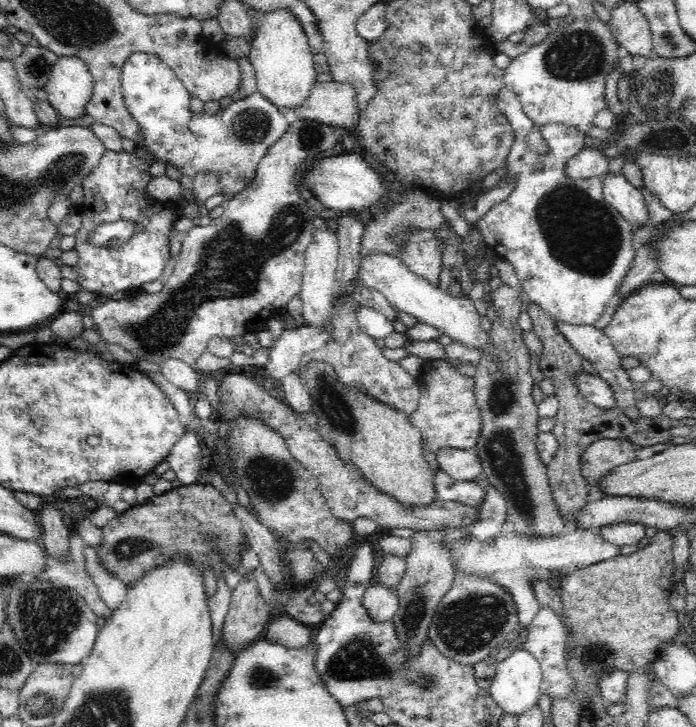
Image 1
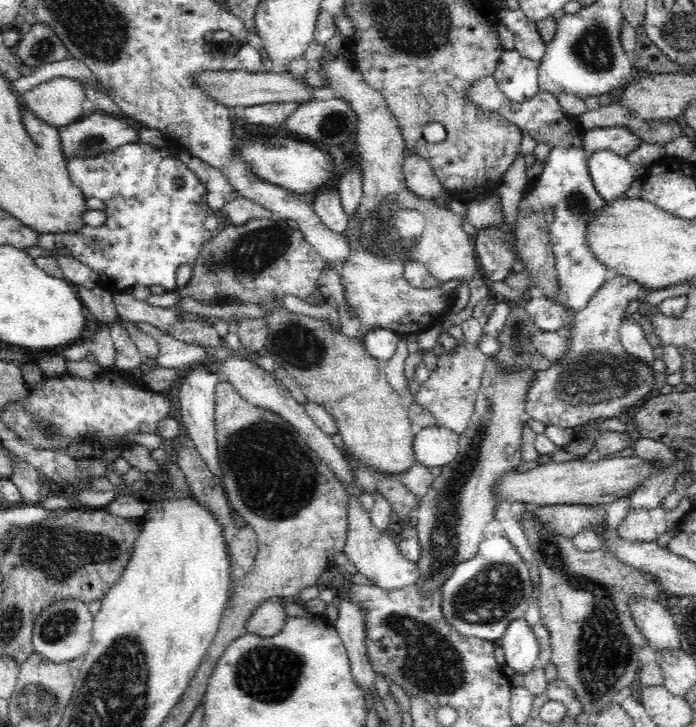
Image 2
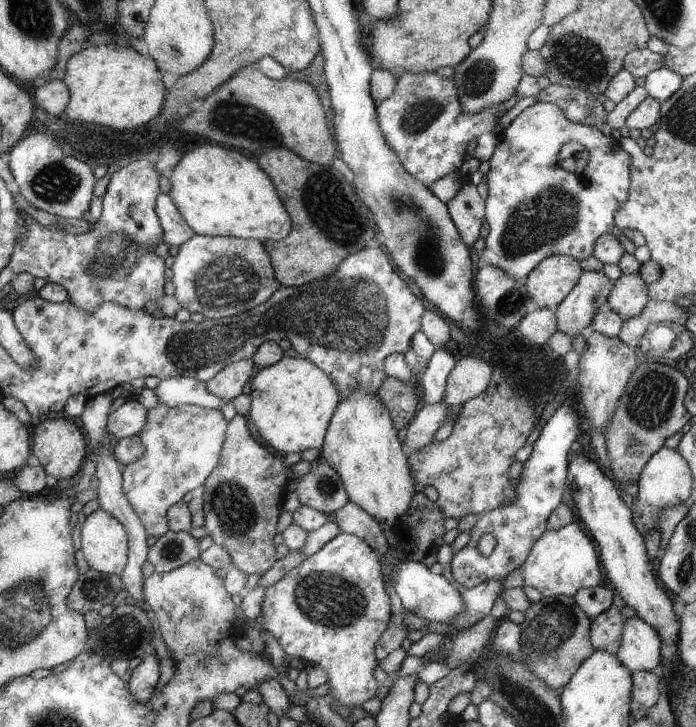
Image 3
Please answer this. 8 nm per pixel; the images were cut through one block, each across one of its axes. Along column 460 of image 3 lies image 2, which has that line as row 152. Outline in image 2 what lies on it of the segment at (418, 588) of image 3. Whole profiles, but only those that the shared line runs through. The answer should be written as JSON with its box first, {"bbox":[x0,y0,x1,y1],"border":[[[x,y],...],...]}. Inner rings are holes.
{"bbox":[588,150,636,200],"border":[[[598,150],[588,158],[588,172],[596,192],[606,200],[624,198],[636,180],[636,166],[612,150]]]}

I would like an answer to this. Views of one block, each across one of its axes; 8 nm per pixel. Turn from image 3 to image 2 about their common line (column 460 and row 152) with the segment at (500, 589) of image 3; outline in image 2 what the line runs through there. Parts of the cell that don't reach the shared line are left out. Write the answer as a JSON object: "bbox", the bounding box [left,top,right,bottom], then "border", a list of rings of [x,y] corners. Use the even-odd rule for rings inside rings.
{"bbox":[582,126,644,158],"border":[[[620,126],[620,128],[594,128],[594,130],[586,130],[586,134],[582,136],[582,150],[584,150],[586,158],[596,154],[598,150],[612,150],[614,154],[626,158],[642,142],[644,140],[638,138],[628,126]]]}

